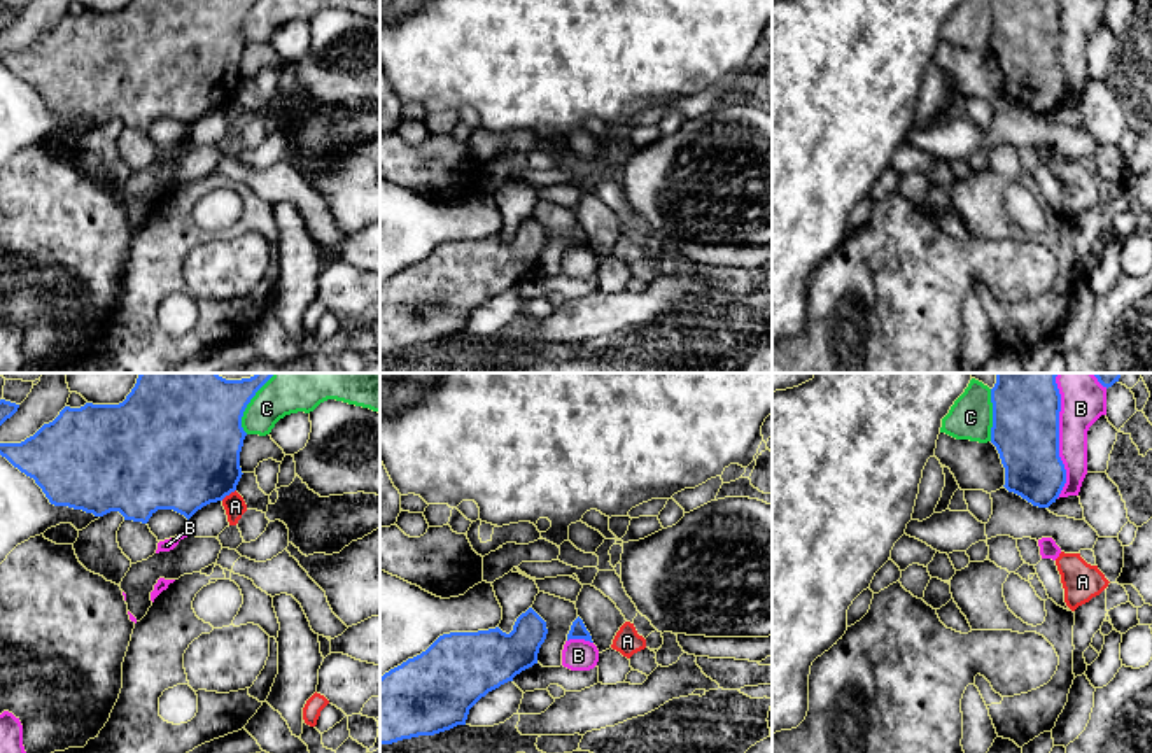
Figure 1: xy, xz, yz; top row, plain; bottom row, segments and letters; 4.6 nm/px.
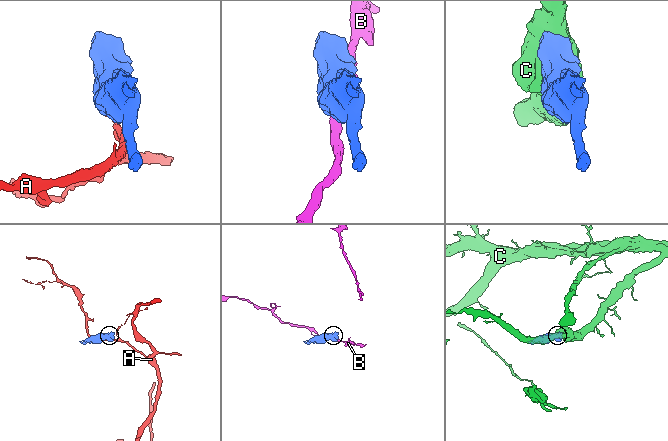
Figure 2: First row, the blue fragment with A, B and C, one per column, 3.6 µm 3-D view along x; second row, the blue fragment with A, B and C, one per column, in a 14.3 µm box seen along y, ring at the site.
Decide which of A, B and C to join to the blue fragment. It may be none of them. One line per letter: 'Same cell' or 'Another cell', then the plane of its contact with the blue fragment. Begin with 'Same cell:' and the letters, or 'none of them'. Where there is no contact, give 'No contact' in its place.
Same cell: none of them
A: Another cell. Touches blue in xy
B: Another cell. Touches blue in yz
C: Another cell. Touches blue in yz

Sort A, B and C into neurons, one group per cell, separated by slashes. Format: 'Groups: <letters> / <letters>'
Groups: A / B / C

